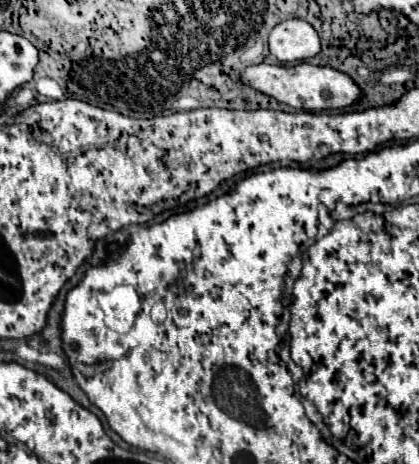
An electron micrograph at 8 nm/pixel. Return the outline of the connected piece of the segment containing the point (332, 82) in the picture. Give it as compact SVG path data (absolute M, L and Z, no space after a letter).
M259 64L247 68L243 72L243 82L261 90L267 96L273 96L277 102L285 102L293 108L303 108L309 112L337 110L357 104L363 98L363 90L359 84L345 72L335 70L331 66L313 66L313 64L297 64L297 66L269 66Z

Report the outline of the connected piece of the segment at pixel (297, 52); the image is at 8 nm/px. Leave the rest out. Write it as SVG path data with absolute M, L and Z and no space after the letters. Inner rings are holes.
M291 18L289 24L277 24L271 30L269 50L279 62L301 62L321 52L321 40L309 22Z

